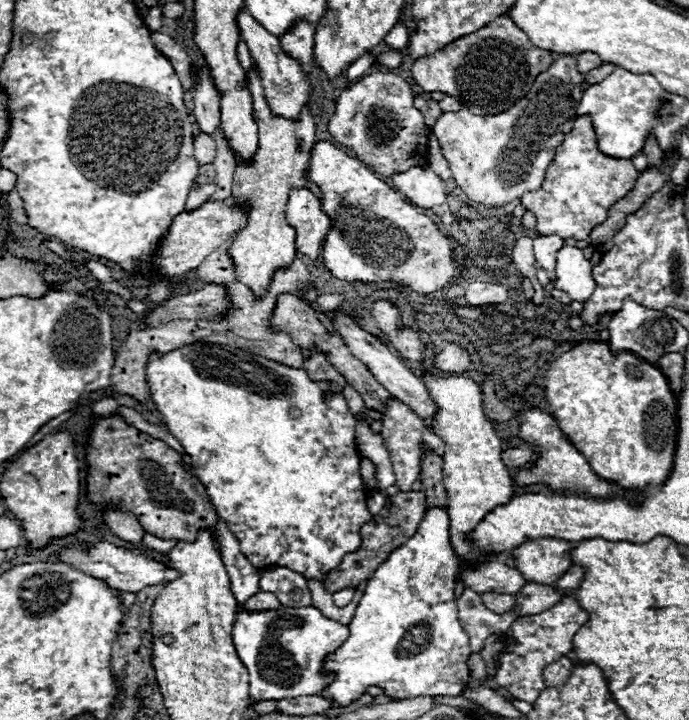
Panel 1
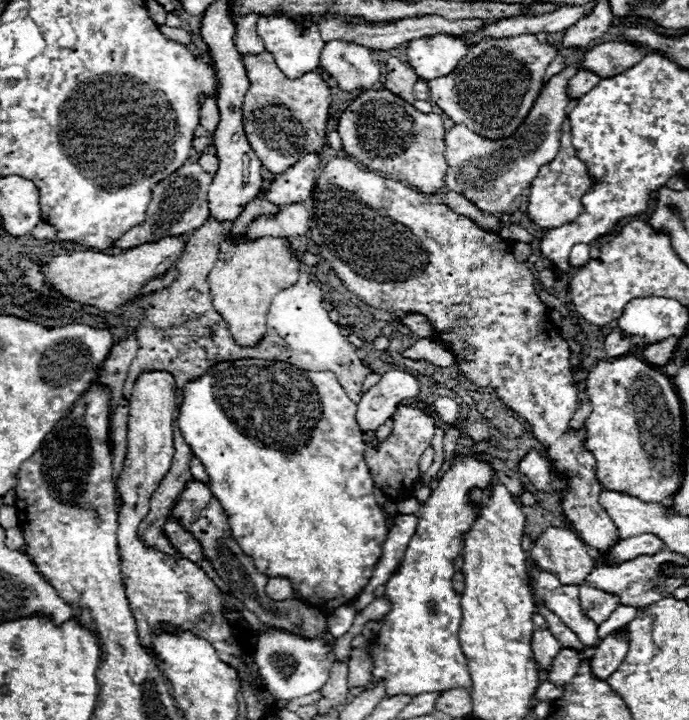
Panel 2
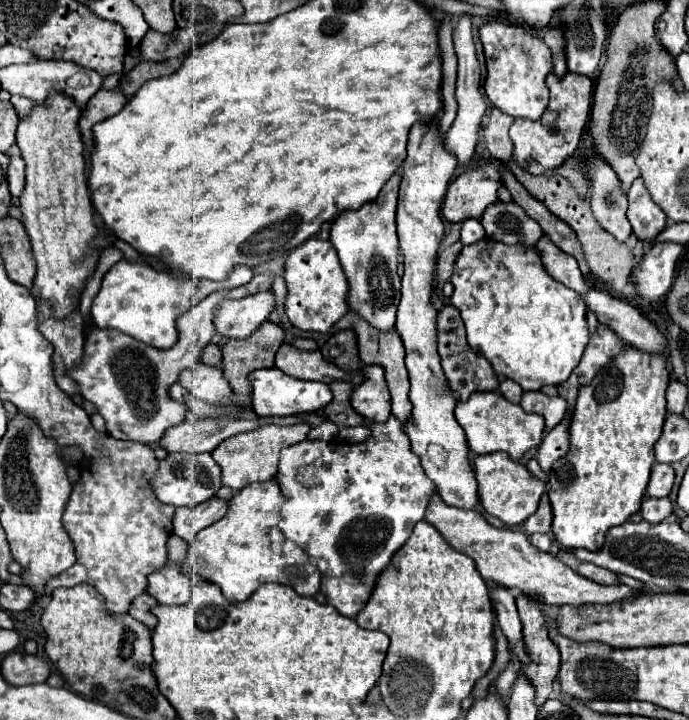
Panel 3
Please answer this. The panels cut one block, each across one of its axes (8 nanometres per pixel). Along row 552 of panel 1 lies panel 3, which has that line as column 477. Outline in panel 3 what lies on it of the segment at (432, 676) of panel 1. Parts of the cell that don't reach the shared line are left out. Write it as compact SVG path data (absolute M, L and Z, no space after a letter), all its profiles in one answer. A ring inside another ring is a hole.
M494 392L494 394L472 394L466 402L456 402L456 420L462 426L462 430L466 432L466 440L472 452L476 454L490 454L490 452L506 452L512 460L520 460L524 456L524 452L528 452L530 448L536 448L542 442L542 432L544 432L544 418L540 414L528 414L524 412L518 404L508 402L502 394Z

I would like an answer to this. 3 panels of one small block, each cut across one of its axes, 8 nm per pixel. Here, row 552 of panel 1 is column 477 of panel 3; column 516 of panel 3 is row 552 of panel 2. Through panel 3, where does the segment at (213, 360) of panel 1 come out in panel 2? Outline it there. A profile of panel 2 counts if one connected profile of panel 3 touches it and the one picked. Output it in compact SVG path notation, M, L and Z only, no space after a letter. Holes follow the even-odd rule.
M258 358L222 362L202 378L186 384L178 426L184 440L190 444L194 456L204 464L210 476L210 492L214 494L214 498L218 498L218 502L226 510L234 540L242 546L244 554L254 558L254 566L258 566L262 574L270 578L276 576L290 578L300 600L306 600L308 604L320 610L330 610L330 608L336 610L342 604L350 604L364 590L382 556L382 546L388 538L388 524L384 512L376 504L370 470L366 470L366 462L364 462L366 442L364 442L364 434L356 424L356 404L348 398L348 394L342 390L340 382L332 372L308 372L286 362L272 362L272 360L258 360Z

